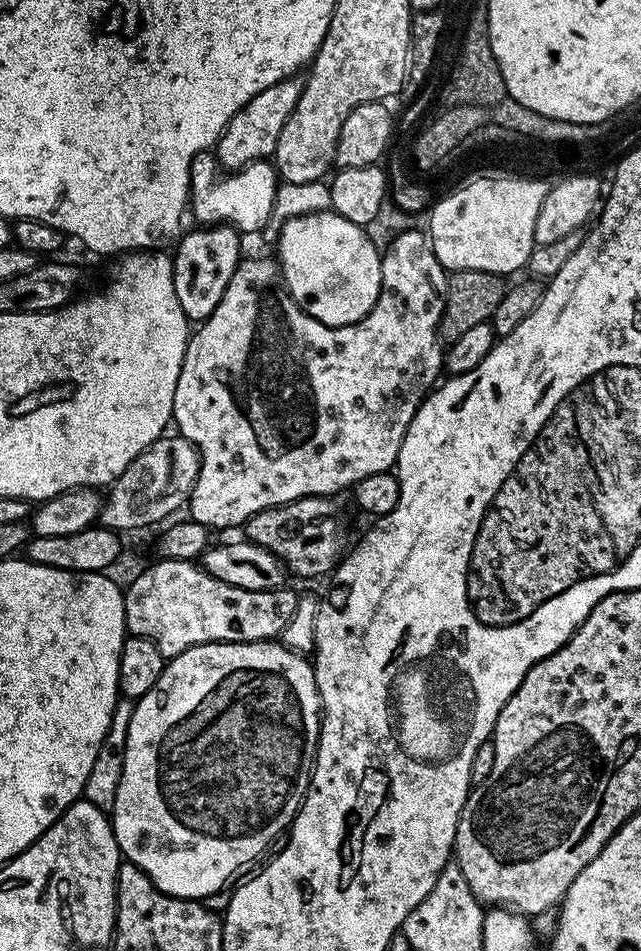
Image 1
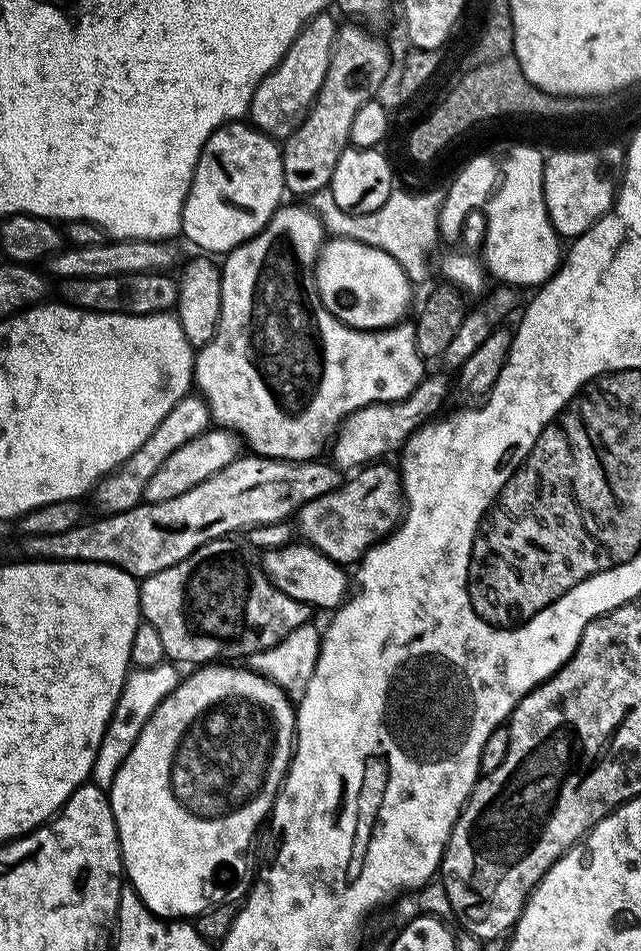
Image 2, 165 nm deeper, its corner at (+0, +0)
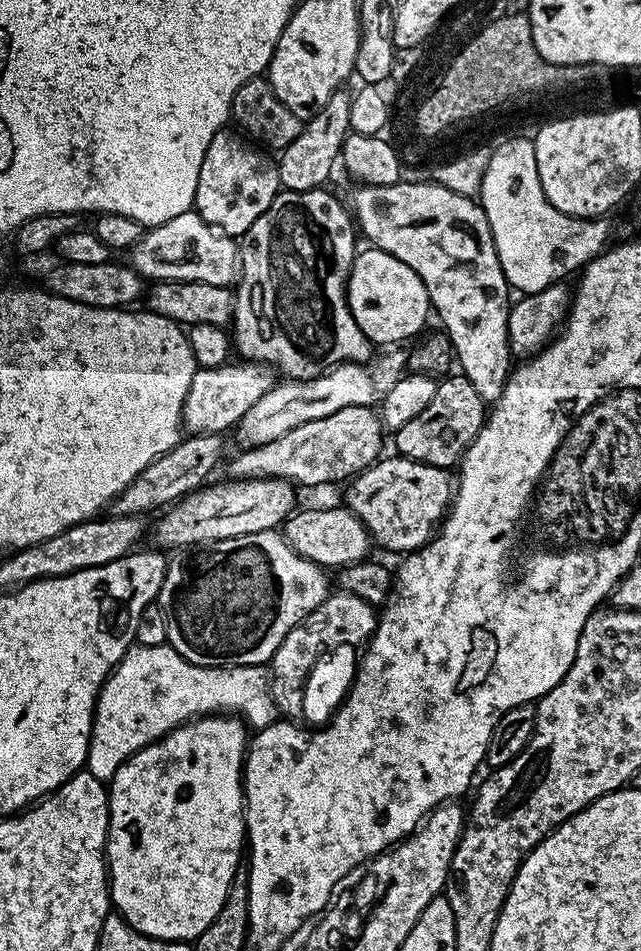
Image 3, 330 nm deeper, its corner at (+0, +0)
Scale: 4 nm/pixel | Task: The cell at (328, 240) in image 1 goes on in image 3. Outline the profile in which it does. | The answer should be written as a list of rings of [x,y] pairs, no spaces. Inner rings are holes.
[[[368,246],[365,249],[357,254],[352,273],[346,276],[348,305],[354,322],[358,322],[364,337],[376,346],[396,346],[399,340],[419,337],[420,327],[427,322],[428,316],[430,320],[426,286],[406,262],[398,262],[398,258],[386,254],[381,248]]]

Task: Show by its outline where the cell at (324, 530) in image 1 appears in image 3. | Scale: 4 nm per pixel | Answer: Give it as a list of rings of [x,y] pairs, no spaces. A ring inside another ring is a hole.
[[[399,454],[391,455],[365,468],[347,485],[346,507],[368,527],[368,535],[377,545],[392,552],[411,554],[423,548],[437,535],[438,526],[443,525],[454,499],[454,480],[448,477],[451,476],[449,469],[420,464]]]

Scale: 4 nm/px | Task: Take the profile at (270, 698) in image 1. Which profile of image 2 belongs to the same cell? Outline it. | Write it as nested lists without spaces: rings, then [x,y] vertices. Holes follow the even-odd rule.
[[[213,662],[197,667],[183,677],[180,685],[172,691],[164,701],[150,714],[142,734],[138,734],[138,742],[126,754],[118,774],[110,789],[112,813],[116,819],[116,829],[120,839],[120,856],[124,860],[127,883],[140,896],[140,901],[155,916],[165,918],[195,918],[207,910],[215,908],[225,899],[224,888],[216,884],[215,876],[219,868],[228,868],[240,860],[240,855],[252,844],[260,823],[267,821],[272,814],[272,807],[280,787],[284,785],[284,777],[288,775],[288,767],[296,746],[296,709],[288,693],[282,691],[273,680],[251,672],[247,666],[233,666],[228,662]],[[188,808],[204,808],[204,816],[191,812]]]

